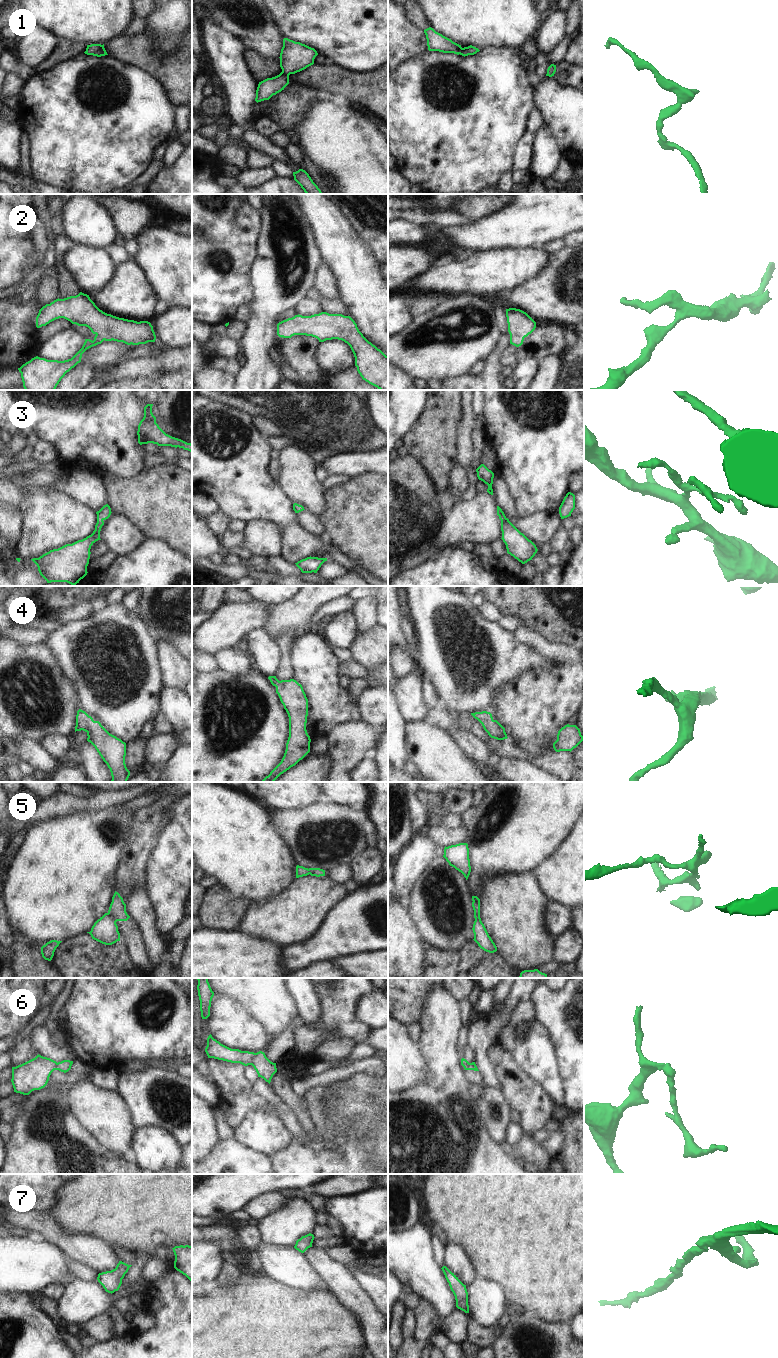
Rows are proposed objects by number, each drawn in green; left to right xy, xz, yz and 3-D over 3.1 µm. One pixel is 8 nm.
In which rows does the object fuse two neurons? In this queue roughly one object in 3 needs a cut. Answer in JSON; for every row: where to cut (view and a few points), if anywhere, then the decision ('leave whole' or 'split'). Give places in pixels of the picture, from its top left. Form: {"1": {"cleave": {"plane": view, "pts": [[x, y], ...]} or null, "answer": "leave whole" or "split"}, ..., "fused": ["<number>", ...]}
{"1": {"cleave": null, "answer": "leave whole"}, "2": {"cleave": null, "answer": "leave whole"}, "3": {"cleave": null, "answer": "leave whole"}, "4": {"cleave": null, "answer": "leave whole"}, "5": {"cleave": {"plane": "xy", "pts": [[108, 912], [115, 922]]}, "answer": "split"}, "6": {"cleave": {"plane": "xz", "pts": [[255, 1053], [249, 1064]]}, "answer": "split"}, "7": {"cleave": null, "answer": "leave whole"}, "fused": ["5", "6"]}

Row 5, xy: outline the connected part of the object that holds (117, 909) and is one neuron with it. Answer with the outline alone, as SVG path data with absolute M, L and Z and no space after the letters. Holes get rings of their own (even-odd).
M116 891L112 897L108 913L112 916L115 922L127 921L130 918L126 912L126 904L124 903L123 898Z

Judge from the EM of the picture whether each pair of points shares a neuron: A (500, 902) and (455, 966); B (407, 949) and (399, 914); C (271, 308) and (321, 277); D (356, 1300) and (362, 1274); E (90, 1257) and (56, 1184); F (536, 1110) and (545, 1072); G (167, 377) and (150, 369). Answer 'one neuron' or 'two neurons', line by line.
A: one neuron
B: one neuron
C: two neurons
D: two neurons
E: two neurons
F: two neurons
G: two neurons

